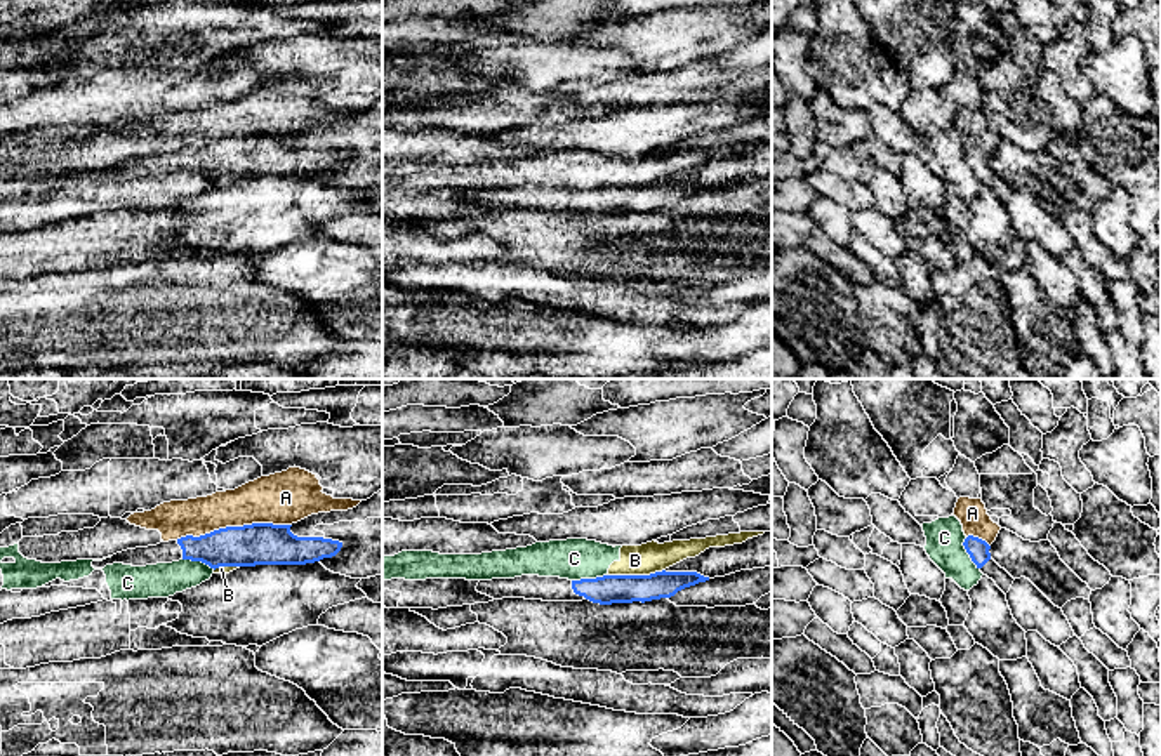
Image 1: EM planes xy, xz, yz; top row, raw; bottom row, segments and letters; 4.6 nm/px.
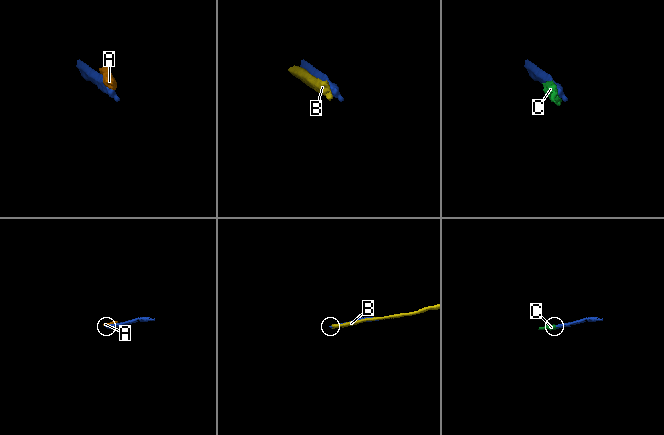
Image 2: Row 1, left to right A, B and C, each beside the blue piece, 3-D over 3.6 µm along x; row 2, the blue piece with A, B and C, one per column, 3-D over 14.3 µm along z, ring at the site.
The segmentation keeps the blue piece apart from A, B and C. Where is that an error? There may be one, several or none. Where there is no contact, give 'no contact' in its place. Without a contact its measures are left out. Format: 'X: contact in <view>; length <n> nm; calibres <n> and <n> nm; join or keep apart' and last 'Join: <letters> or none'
A: contact in xy; length 550 nm; calibres 190 and 240 nm; keep apart
B: contact in xz; length 260 nm; calibres 140 and 140 nm; keep apart
C: contact in xz; length 170 nm; calibres 140 and 190 nm; keep apart
Join: none

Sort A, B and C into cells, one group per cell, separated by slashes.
A / B C

